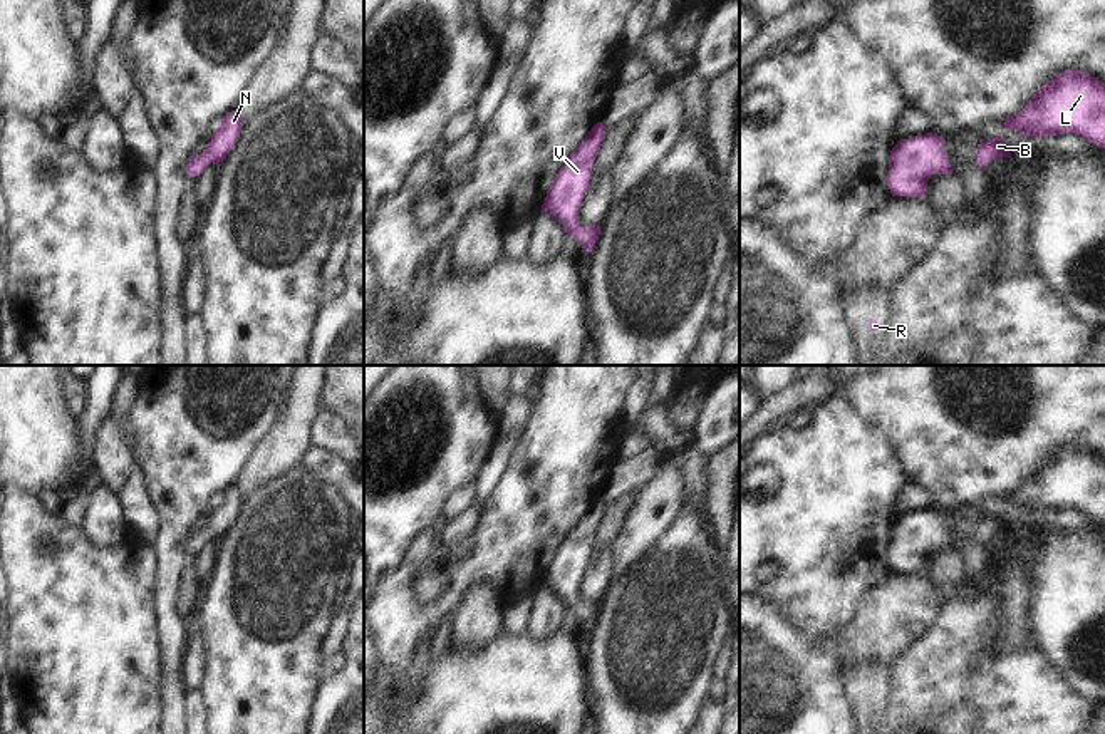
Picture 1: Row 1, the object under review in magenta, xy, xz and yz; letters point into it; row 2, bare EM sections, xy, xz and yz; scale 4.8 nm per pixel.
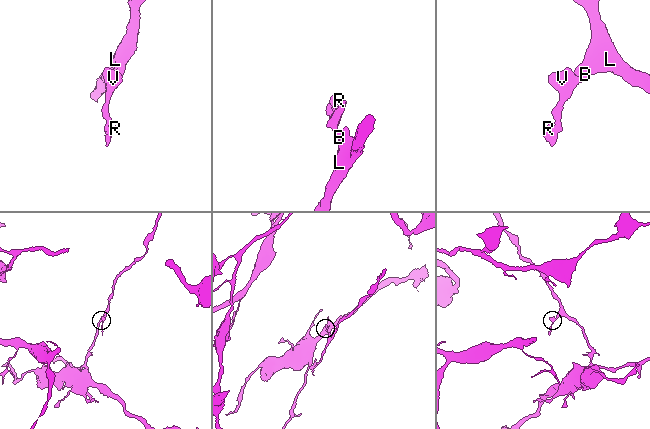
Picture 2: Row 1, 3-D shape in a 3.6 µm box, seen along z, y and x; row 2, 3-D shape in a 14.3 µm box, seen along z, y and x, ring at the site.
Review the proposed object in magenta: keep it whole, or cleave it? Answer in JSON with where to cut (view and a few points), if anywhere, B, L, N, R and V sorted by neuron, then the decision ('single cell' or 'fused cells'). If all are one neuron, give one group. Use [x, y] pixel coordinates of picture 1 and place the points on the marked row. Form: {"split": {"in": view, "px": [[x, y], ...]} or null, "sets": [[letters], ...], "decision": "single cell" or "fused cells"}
{"split": null, "sets": [["B", "L", "N", "R", "V"]], "decision": "single cell"}

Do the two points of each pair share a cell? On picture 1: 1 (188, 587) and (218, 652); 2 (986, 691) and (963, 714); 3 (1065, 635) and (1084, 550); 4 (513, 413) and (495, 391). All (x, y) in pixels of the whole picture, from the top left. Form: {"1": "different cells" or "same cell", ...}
{"1": "different cells", "2": "different cells", "3": "same cell", "4": "different cells"}

